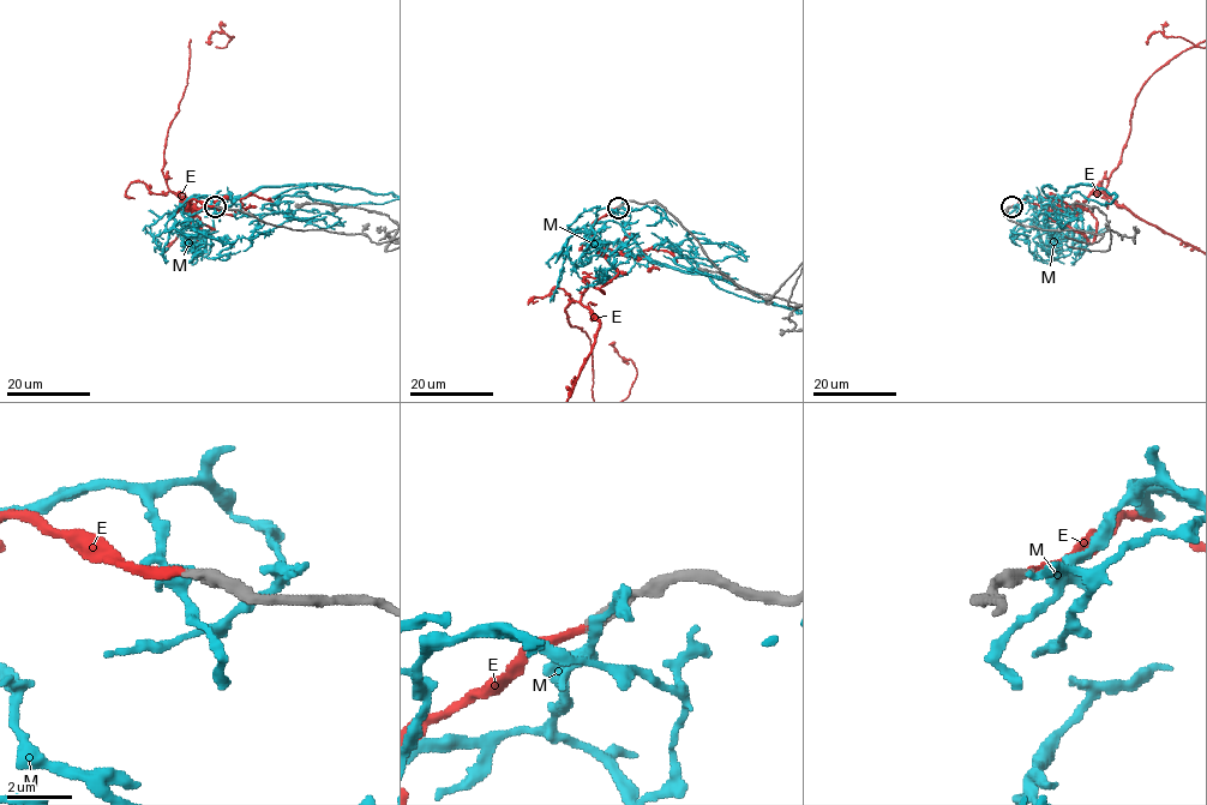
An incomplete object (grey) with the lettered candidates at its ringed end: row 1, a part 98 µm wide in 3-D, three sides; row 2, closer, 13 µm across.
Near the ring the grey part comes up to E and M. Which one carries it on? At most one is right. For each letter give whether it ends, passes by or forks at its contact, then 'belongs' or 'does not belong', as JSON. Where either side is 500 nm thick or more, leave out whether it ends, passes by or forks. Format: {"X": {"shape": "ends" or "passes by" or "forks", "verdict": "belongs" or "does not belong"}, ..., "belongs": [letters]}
{"E": {"shape": "ends", "verdict": "belongs"}, "M": {"shape": "passes by", "verdict": "does not belong"}, "belongs": ["E"]}

